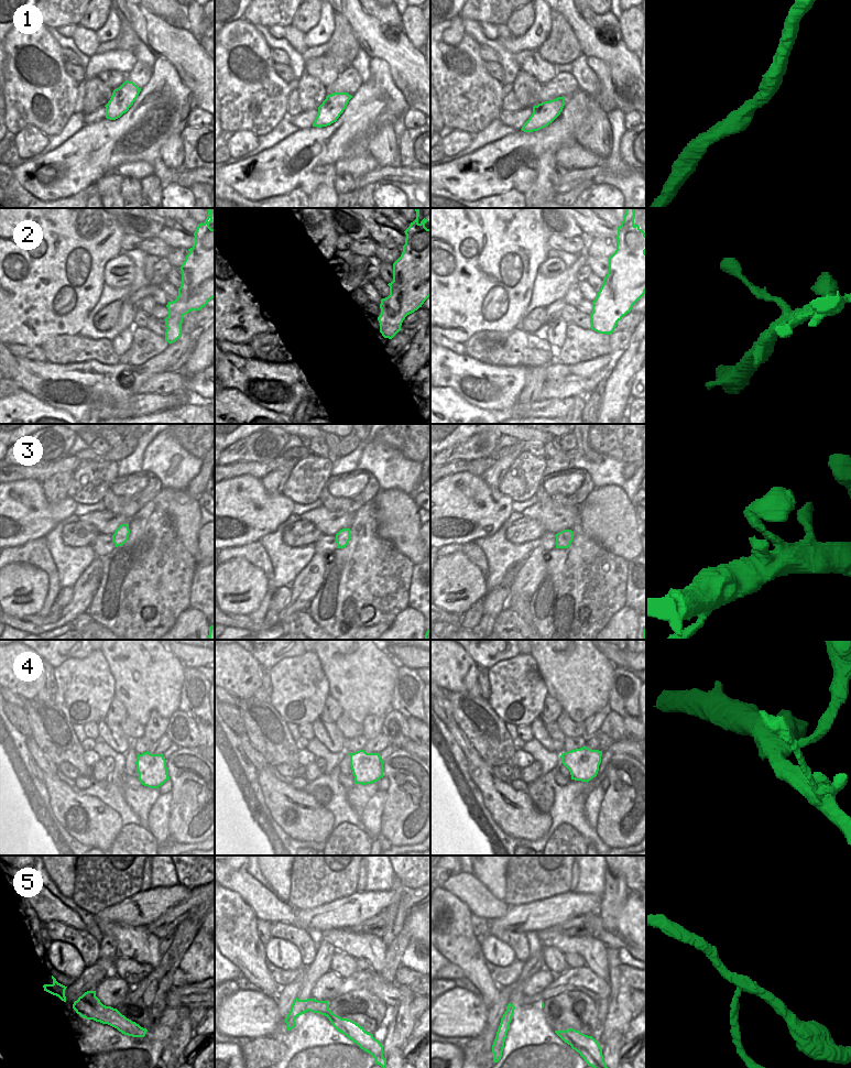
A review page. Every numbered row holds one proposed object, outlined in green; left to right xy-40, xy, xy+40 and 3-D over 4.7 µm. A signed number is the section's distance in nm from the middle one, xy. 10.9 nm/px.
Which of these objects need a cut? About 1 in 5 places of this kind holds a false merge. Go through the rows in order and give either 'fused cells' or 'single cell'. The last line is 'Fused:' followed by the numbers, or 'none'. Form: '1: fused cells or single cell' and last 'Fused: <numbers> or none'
1: single cell
2: single cell
3: single cell
4: single cell
5: fused cells
Fused: 5

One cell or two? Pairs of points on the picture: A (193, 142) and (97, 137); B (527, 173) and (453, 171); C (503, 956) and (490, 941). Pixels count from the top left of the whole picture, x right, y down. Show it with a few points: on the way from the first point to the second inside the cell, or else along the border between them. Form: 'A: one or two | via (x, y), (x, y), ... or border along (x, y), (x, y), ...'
A: two | border along (186, 126), (178, 133)
B: two | border along (535, 160), (528, 161), (516, 171), (512, 187)
C: one | via (498, 955), (492, 951), (492, 947)

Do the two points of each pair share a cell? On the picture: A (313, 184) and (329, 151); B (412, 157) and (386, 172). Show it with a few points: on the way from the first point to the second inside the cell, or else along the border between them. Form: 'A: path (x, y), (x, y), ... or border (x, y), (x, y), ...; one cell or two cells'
A: border (324, 164), (317, 164), (299, 180); two cells
B: border (401, 165), (418, 169); two cells

